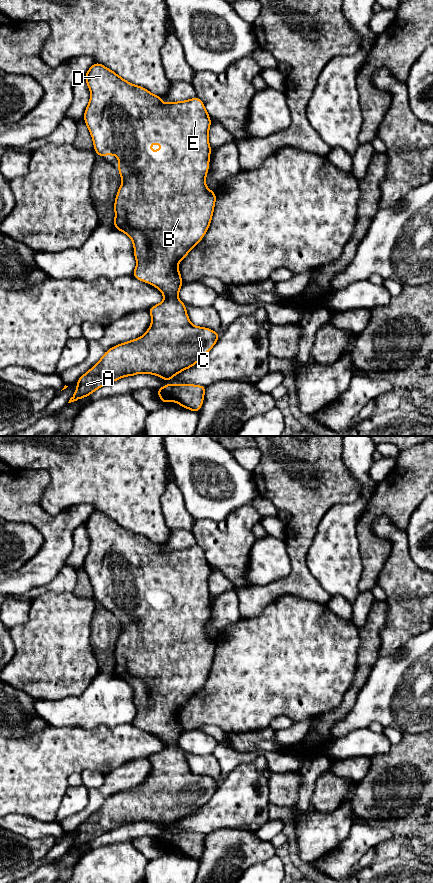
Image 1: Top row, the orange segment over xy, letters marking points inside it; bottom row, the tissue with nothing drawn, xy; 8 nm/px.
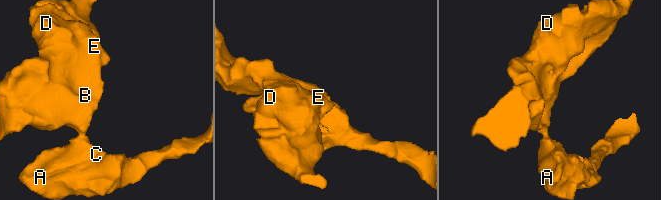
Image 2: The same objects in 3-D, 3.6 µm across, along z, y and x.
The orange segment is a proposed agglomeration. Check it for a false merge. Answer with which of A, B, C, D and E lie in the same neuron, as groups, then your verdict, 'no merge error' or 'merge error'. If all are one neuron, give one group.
A C / B D E | merge error

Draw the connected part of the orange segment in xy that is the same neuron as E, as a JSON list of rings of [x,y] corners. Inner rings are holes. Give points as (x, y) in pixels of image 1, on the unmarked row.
[[[97,510],[90,515],[84,525],[91,540],[90,549],[84,561],[84,569],[92,584],[95,600],[100,605],[103,603],[116,603],[119,606],[117,615],[122,627],[122,633],[118,637],[114,651],[115,668],[113,674],[117,678],[126,681],[133,690],[134,704],[136,706],[137,713],[132,721],[132,724],[158,736],[165,746],[176,747],[180,736],[183,733],[181,723],[178,718],[178,712],[184,705],[187,704],[191,697],[202,688],[207,680],[213,664],[214,653],[217,646],[215,640],[210,639],[205,633],[211,601],[211,595],[208,588],[211,567],[205,557],[204,551],[198,545],[194,545],[187,549],[162,551],[161,544],[150,541],[144,535],[129,531],[112,518]],[[153,591],[160,591],[162,593],[162,597],[160,599],[150,600],[149,594]]]

